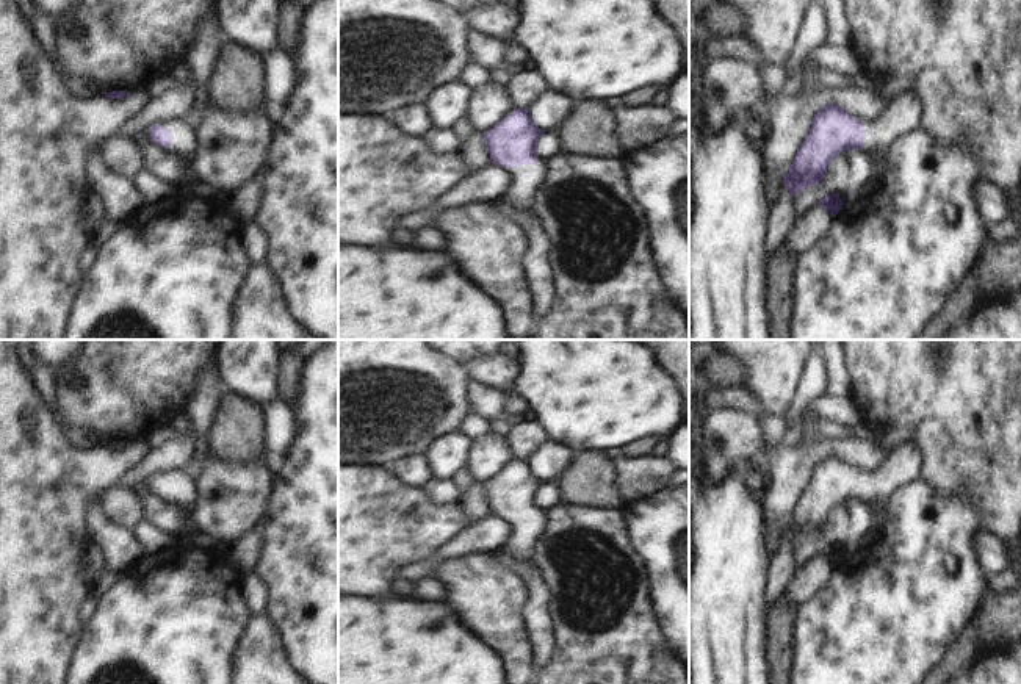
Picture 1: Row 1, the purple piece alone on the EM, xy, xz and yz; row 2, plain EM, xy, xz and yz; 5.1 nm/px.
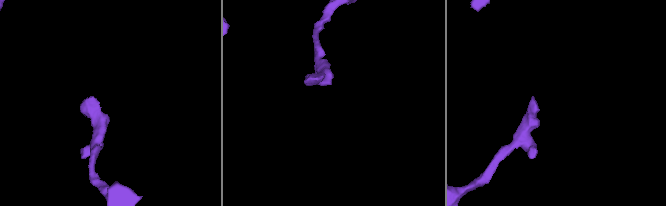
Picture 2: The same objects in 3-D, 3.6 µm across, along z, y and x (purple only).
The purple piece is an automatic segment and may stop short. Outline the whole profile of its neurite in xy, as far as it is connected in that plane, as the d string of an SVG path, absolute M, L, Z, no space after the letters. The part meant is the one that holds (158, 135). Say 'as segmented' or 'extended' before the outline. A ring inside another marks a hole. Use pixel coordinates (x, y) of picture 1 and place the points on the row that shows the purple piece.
extended; M186 121L149 127L150 141L169 150L182 150L196 158L196 127Z

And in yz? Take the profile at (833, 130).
extended; M905 94L868 124L857 121L836 103L827 103L814 116L783 183L791 194L799 196L805 188L821 185L832 161L841 153L850 149L886 152L896 138L918 130L918 124L918 102Z

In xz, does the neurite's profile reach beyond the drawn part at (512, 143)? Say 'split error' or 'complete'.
split error

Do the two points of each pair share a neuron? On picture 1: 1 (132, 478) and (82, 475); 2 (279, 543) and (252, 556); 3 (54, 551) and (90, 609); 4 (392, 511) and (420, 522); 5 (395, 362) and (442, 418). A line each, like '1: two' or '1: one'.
1: two
2: two
3: two
4: one
5: one

